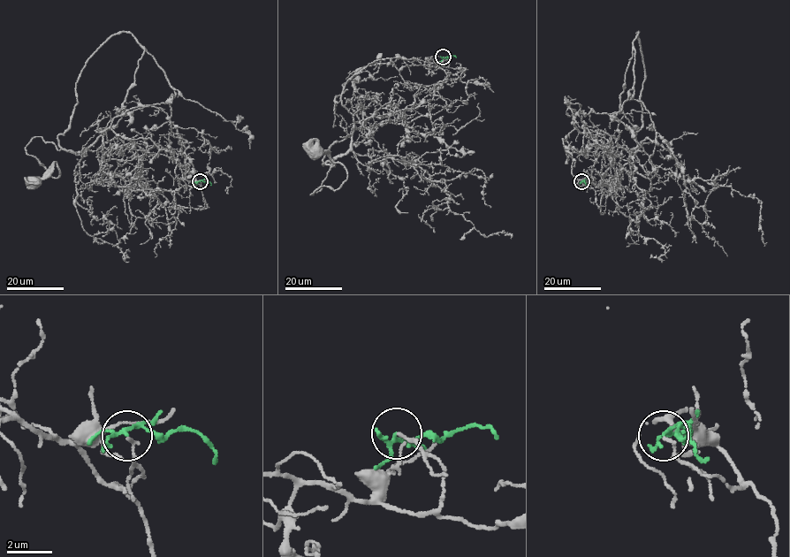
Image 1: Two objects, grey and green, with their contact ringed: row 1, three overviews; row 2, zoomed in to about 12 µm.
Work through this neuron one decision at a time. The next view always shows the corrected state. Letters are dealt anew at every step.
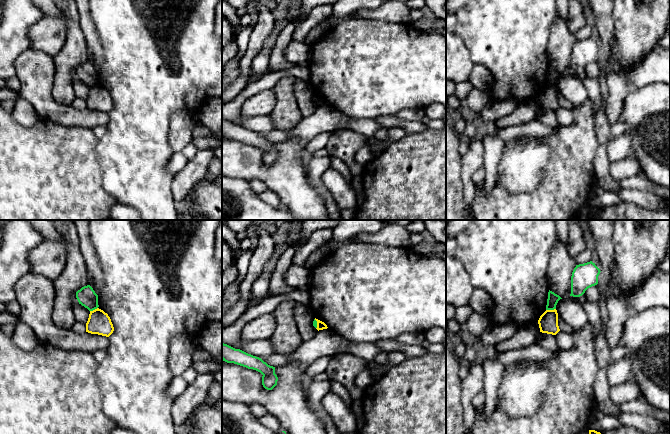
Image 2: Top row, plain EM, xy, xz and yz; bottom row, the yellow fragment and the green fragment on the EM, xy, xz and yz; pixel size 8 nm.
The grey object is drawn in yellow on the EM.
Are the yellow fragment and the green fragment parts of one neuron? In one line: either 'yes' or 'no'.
no

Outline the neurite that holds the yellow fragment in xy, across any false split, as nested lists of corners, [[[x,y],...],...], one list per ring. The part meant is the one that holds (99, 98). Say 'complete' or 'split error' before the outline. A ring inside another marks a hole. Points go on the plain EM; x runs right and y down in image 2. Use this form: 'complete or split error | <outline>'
complete | [[[99,84],[90,87],[86,108],[109,113],[113,107],[114,103],[107,89]]]

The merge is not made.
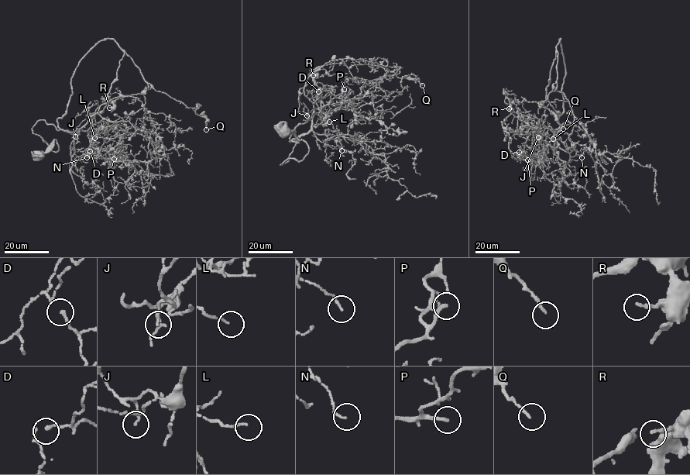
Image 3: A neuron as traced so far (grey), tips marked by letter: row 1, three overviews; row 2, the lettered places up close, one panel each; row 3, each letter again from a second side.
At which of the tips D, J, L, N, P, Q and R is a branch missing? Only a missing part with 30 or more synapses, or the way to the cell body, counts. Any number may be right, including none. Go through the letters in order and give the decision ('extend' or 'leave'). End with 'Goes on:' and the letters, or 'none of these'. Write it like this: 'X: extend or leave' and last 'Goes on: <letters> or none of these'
D: leave
J: leave
L: leave
N: leave
P: extend
Q: leave
R: leave
Goes on: P

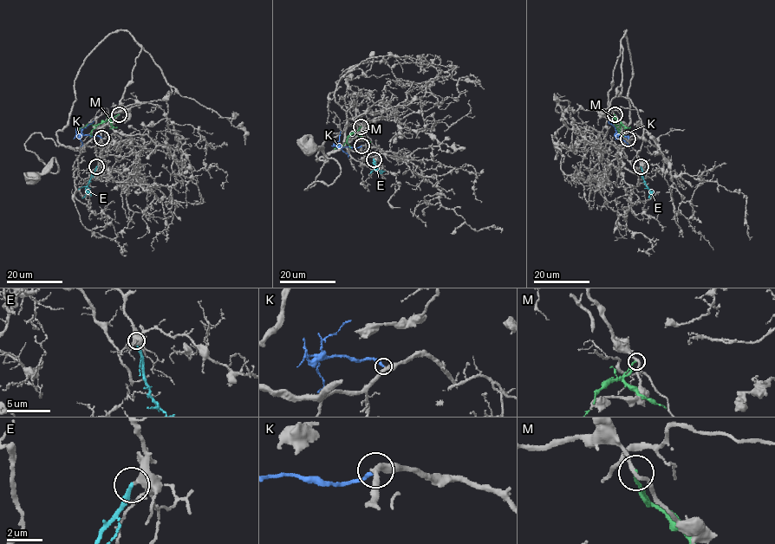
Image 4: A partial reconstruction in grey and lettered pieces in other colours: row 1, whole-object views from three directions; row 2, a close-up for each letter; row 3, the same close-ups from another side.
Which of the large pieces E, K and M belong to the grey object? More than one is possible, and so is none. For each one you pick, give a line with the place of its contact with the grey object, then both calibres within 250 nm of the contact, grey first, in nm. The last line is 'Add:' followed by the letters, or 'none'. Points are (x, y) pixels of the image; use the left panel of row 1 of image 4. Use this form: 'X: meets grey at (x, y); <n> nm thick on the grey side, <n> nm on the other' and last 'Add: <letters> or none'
K: meets grey at (101, 138); 360 nm thick on the grey side, 200 nm on the other
Add: K

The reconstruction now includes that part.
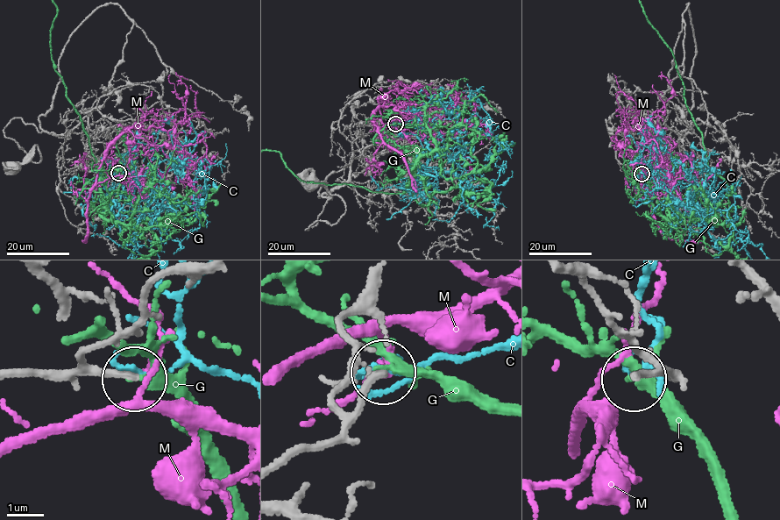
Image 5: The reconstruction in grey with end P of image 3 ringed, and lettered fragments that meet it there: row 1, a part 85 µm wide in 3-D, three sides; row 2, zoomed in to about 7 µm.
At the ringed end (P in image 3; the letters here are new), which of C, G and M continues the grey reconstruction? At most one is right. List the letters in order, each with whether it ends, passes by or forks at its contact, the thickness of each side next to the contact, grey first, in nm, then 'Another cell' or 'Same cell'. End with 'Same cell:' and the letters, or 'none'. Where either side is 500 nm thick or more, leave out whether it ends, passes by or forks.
C: It ends there. Thickness 200 nm (grey) against 180 nm. Another cell
G: It passes by. Thickness 200 nm (grey) against 180 nm. Another cell
M: It passes by. Thickness 200 nm (grey) against 110 nm. Another cell
Same cell: none

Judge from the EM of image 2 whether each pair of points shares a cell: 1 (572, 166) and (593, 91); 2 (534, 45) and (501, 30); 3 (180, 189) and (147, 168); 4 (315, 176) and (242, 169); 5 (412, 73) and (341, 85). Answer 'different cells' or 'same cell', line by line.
1: different cells
2: same cell
3: different cells
4: different cells
5: same cell

